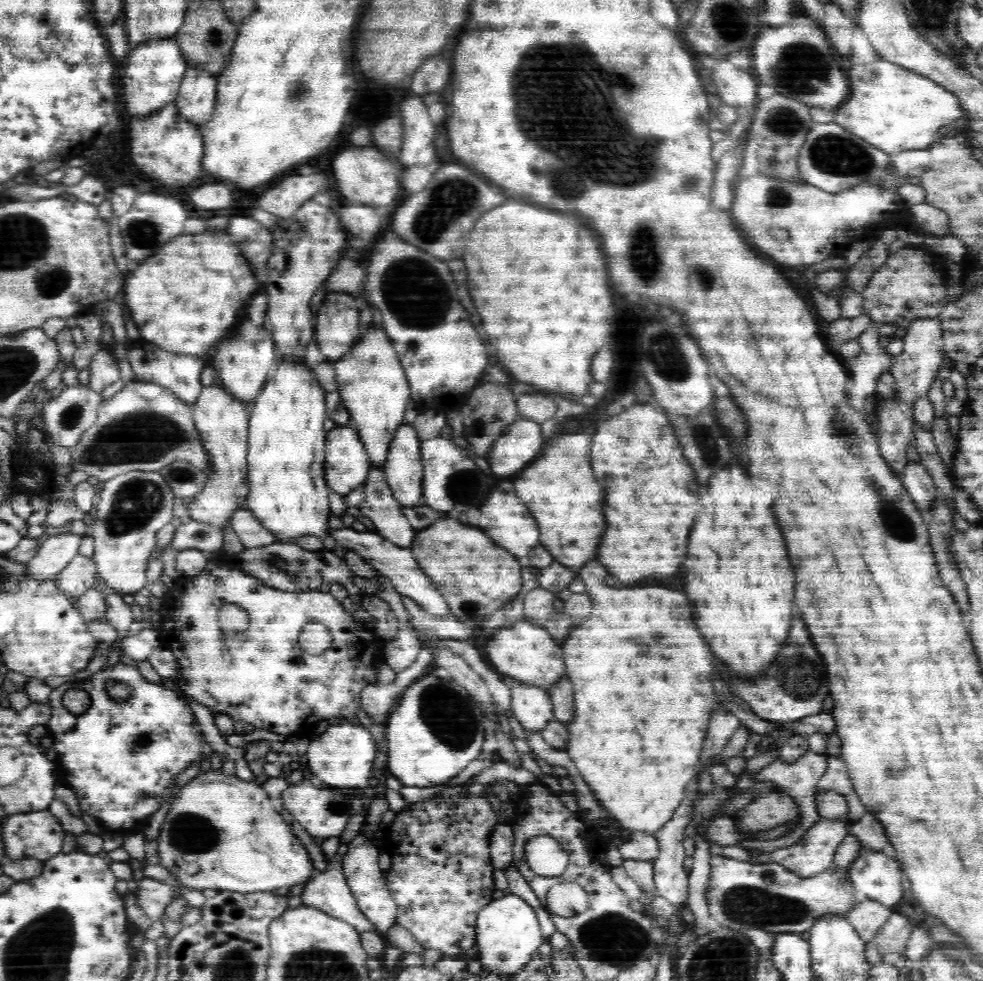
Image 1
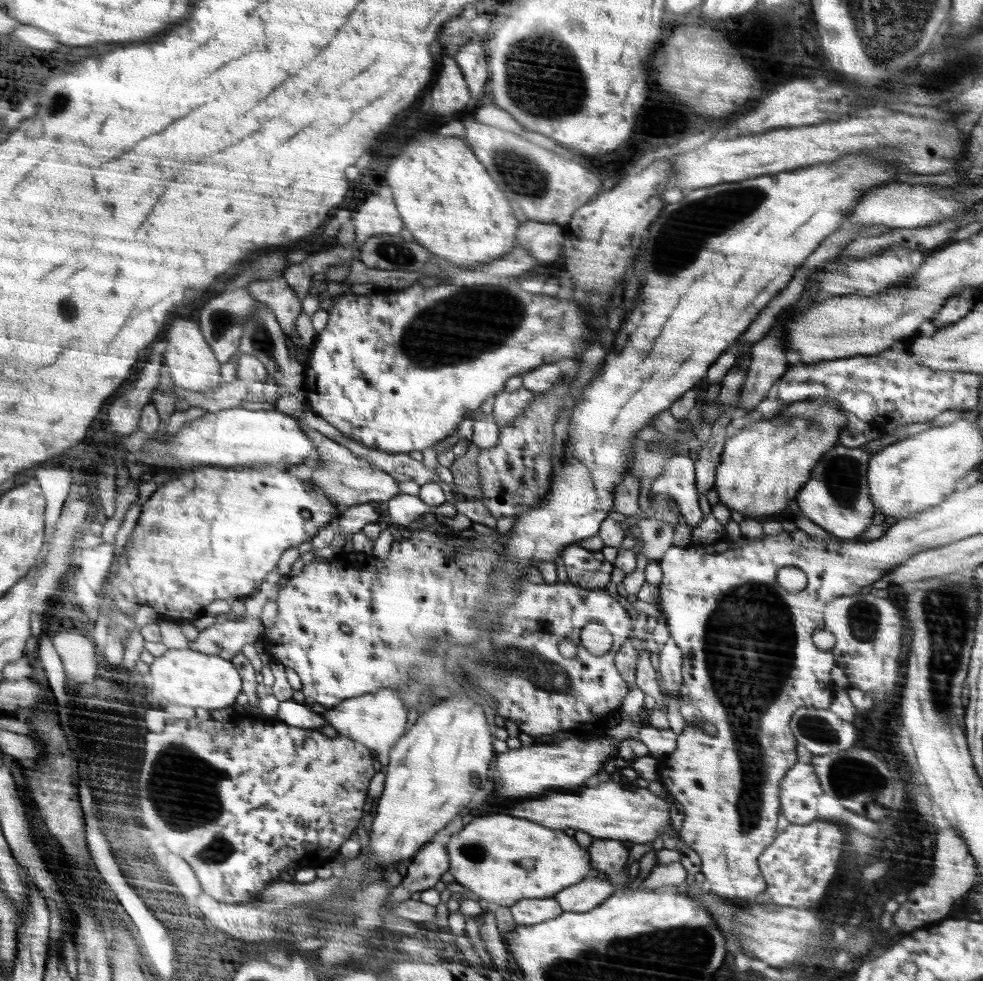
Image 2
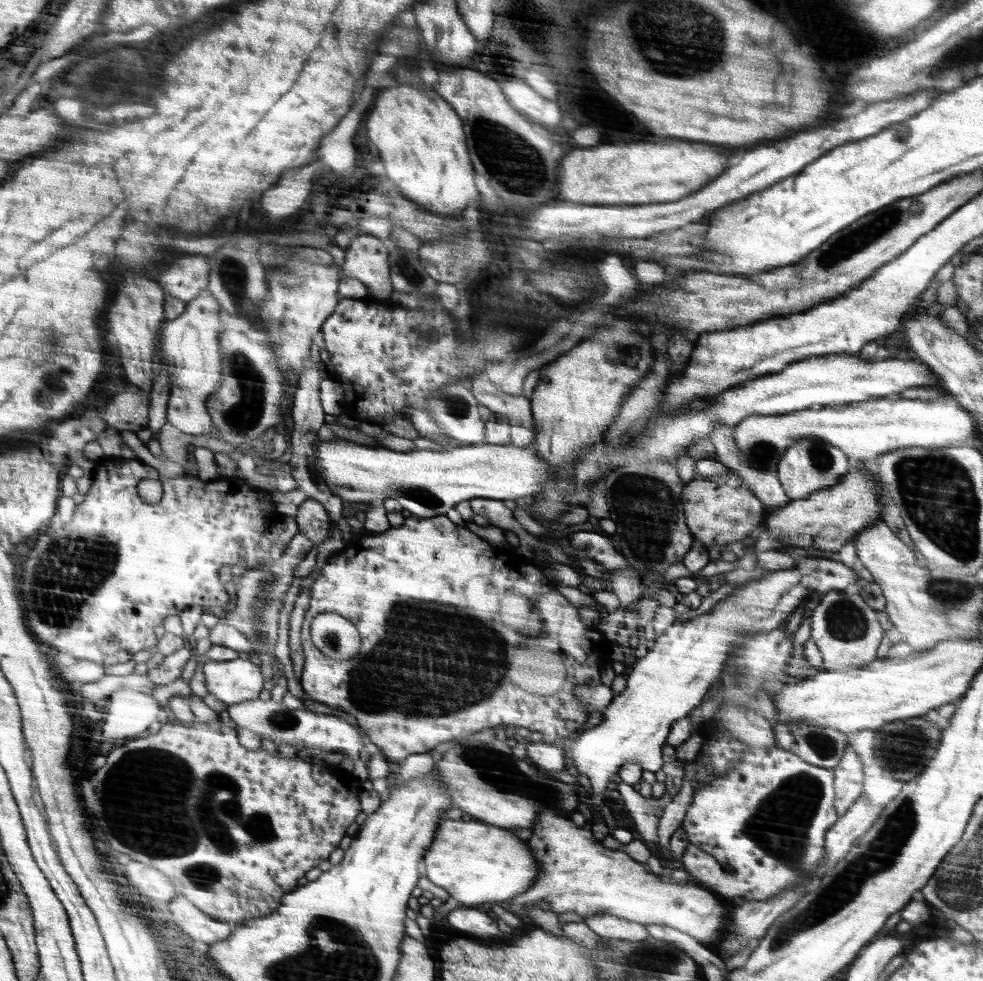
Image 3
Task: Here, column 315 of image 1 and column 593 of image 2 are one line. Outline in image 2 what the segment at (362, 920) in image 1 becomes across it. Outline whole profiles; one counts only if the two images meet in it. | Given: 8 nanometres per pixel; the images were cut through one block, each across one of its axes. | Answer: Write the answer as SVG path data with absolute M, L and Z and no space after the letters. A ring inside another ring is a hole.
M594 874L592 880L584 880L584 884L576 884L574 888L564 888L554 897L563 912L588 912L610 897L613 889L610 881Z

